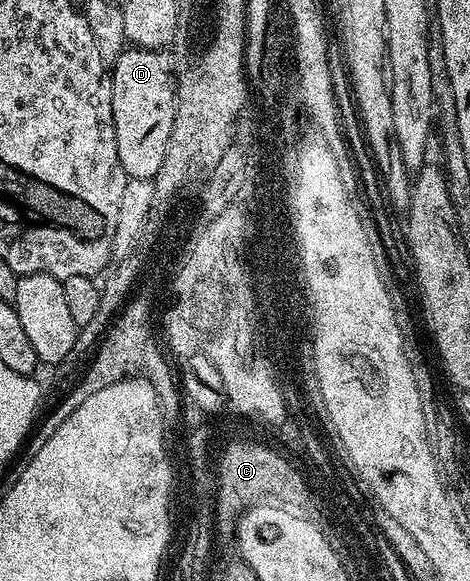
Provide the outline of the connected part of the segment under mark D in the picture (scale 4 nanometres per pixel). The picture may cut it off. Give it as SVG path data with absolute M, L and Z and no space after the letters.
M132 45L124 48L110 71L113 120L117 132L119 163L128 178L153 176L158 172L173 132L176 110L176 64L166 49Z

